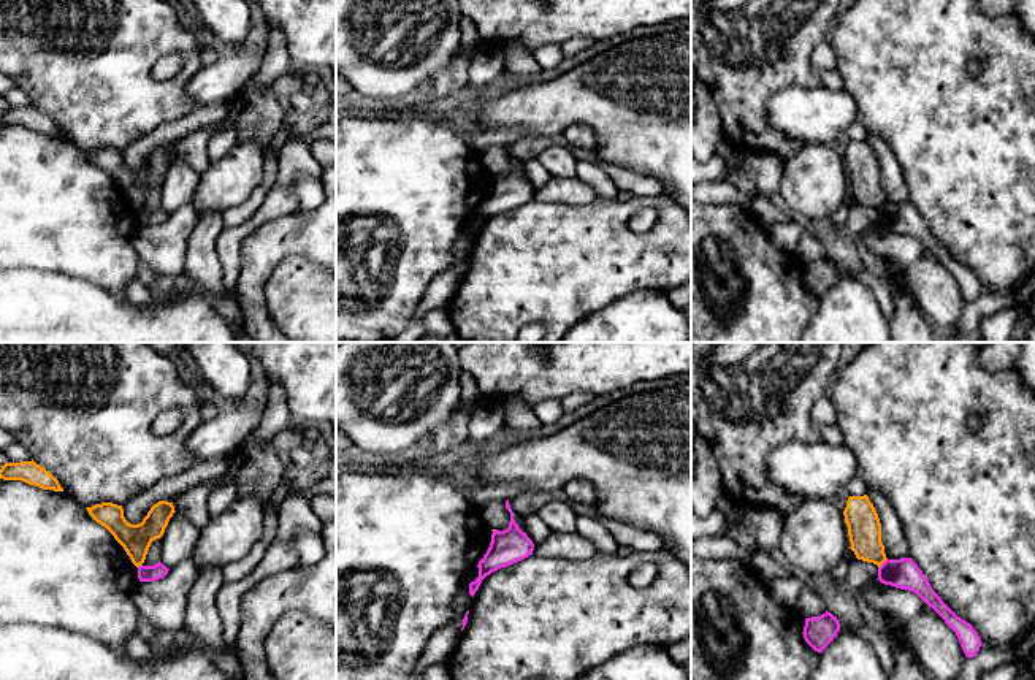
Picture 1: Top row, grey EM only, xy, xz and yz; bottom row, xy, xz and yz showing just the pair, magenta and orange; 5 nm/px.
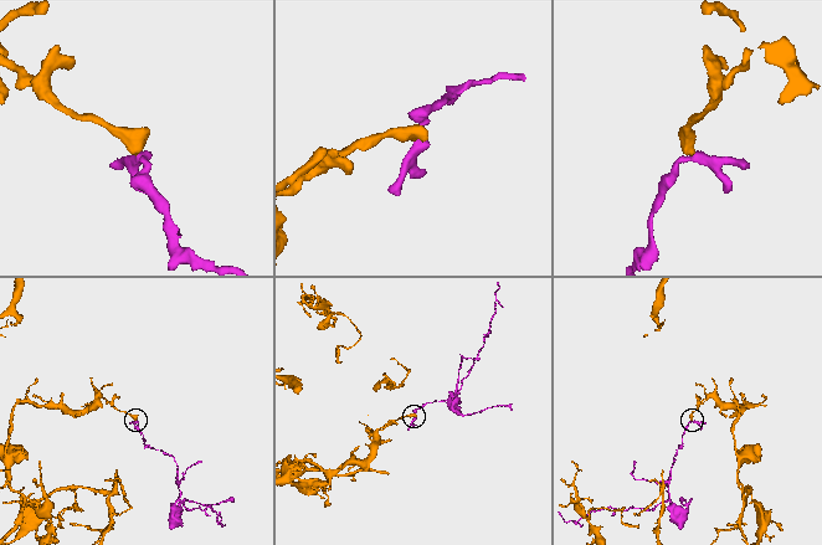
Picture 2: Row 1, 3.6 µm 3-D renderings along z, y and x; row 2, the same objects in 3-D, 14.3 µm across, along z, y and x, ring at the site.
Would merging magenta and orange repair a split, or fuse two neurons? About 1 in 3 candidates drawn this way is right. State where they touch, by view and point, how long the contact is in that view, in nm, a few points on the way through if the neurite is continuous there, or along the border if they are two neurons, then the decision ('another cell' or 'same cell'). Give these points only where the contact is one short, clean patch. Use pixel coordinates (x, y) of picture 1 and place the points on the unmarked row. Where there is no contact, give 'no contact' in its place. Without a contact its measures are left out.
yz (883, 208) | 70 nm | along yz (886, 203), (878, 213) | another cell

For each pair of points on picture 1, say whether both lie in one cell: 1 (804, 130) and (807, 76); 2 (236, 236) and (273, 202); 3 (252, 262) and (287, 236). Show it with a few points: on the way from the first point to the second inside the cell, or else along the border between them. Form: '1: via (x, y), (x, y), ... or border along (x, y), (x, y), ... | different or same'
1: border along (821, 86), (785, 87), (771, 97) | different
2: via (246, 229), (265, 211) | same
3: via (260, 254), (279, 238) | same

